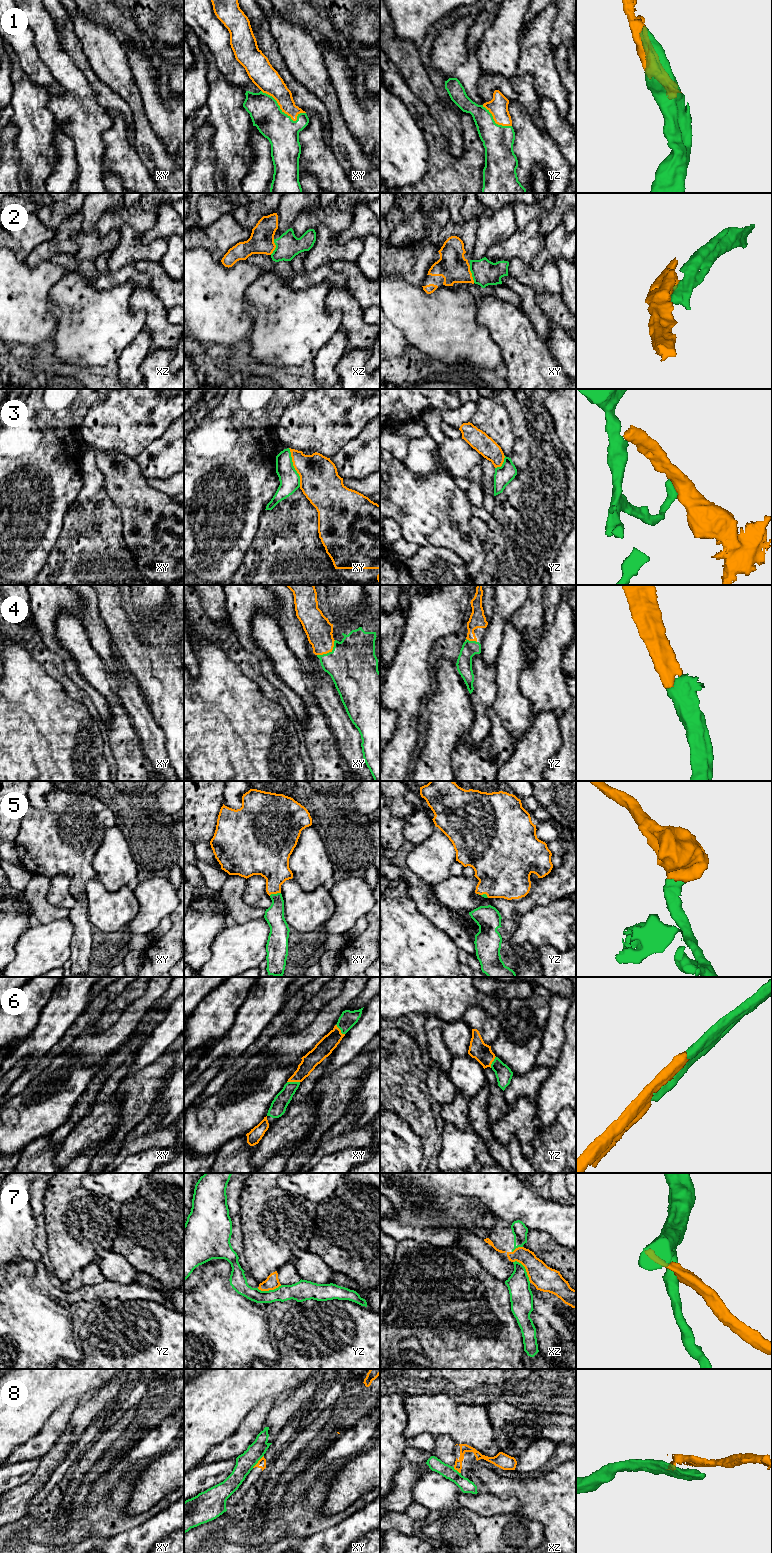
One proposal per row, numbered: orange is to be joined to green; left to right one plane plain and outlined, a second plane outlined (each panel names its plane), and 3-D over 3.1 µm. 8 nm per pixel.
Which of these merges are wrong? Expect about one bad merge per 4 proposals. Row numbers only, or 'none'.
2, 3, 7, 8

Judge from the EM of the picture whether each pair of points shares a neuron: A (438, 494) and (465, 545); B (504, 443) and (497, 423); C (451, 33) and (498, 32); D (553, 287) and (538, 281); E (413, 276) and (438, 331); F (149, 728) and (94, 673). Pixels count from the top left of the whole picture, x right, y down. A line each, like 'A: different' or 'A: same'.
A: same
B: same
C: different
D: same
E: different
F: different

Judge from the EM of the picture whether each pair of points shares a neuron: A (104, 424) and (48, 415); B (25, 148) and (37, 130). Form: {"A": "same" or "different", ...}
{"A": "different", "B": "same"}

